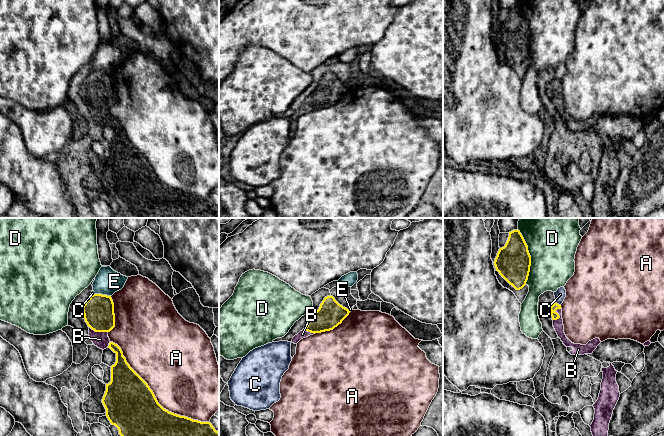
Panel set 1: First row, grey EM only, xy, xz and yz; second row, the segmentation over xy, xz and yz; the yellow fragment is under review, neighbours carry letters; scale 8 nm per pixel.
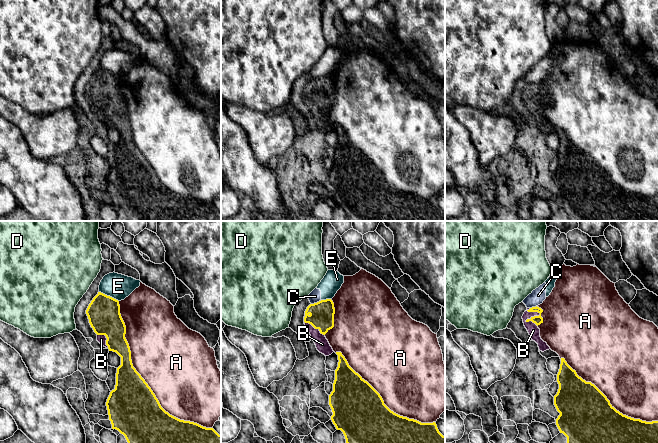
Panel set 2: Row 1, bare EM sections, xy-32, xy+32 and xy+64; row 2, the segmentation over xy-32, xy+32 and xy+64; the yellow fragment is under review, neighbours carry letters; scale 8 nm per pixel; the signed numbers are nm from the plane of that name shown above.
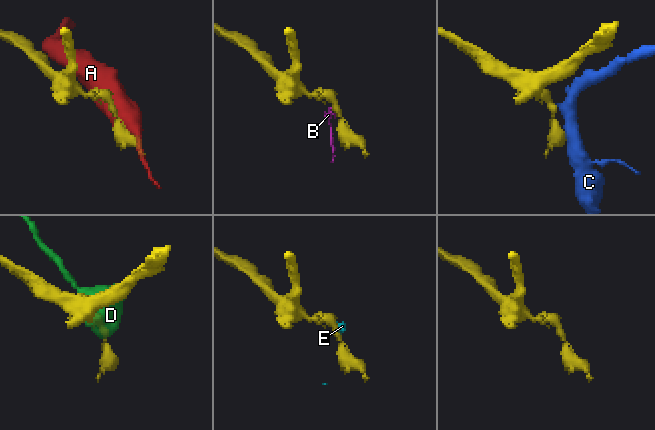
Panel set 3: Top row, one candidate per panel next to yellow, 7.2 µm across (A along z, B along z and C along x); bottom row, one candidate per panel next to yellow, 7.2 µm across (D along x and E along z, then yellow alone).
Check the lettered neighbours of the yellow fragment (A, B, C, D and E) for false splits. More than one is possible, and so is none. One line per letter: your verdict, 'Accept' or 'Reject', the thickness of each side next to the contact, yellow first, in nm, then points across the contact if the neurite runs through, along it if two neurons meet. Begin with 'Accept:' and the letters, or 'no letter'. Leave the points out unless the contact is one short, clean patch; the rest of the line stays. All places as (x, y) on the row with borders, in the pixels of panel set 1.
Accept: B
A: Reject. Thickness 400 nm (yellow) against 480 nm
B: Accept. Thickness 60 nm (yellow) against 80 nm. Path across: yz (555, 306), (558, 314), (558, 325)
C: Reject. Thickness 60 nm (yellow) against 90 nm
D: Reject. Thickness 280 nm (yellow) against 440 nm
E: Reject. Thickness 240 nm (yellow) against 200 nm

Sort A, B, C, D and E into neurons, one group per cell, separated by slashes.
A / B / C E / D

